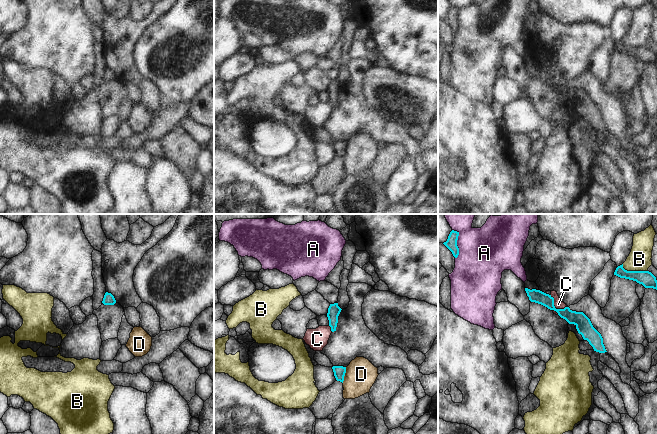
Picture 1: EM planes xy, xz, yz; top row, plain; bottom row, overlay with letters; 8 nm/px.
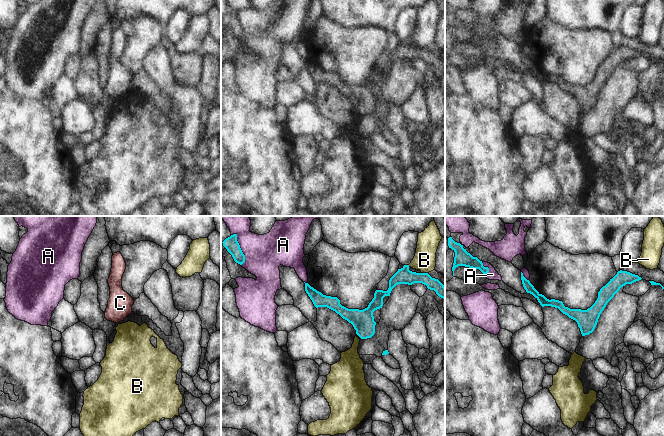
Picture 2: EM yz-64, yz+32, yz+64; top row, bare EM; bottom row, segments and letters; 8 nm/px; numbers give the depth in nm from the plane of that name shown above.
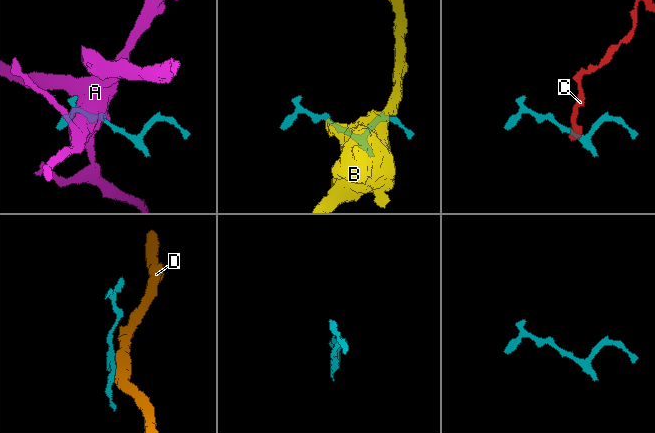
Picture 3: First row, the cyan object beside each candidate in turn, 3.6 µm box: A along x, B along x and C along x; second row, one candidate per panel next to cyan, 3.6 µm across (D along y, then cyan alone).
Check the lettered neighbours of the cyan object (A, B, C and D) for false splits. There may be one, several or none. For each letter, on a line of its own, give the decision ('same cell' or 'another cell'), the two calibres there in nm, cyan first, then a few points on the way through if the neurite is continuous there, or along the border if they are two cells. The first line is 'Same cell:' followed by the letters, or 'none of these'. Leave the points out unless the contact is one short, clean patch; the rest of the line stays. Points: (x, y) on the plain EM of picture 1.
Same cell: none of these
A: another cell; calibres 90 and 420 nm
B: another cell; calibres 120 and 190 nm; border yz (622, 40), (627, 46), (646, 47)
C: another cell; calibres 120 and 70 nm; border yz (550, 70), (553, 74), (555, 87), (558, 90)
D: another cell; calibres 100 and 240 nm

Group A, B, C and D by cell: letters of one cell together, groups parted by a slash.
A / B / C / D

